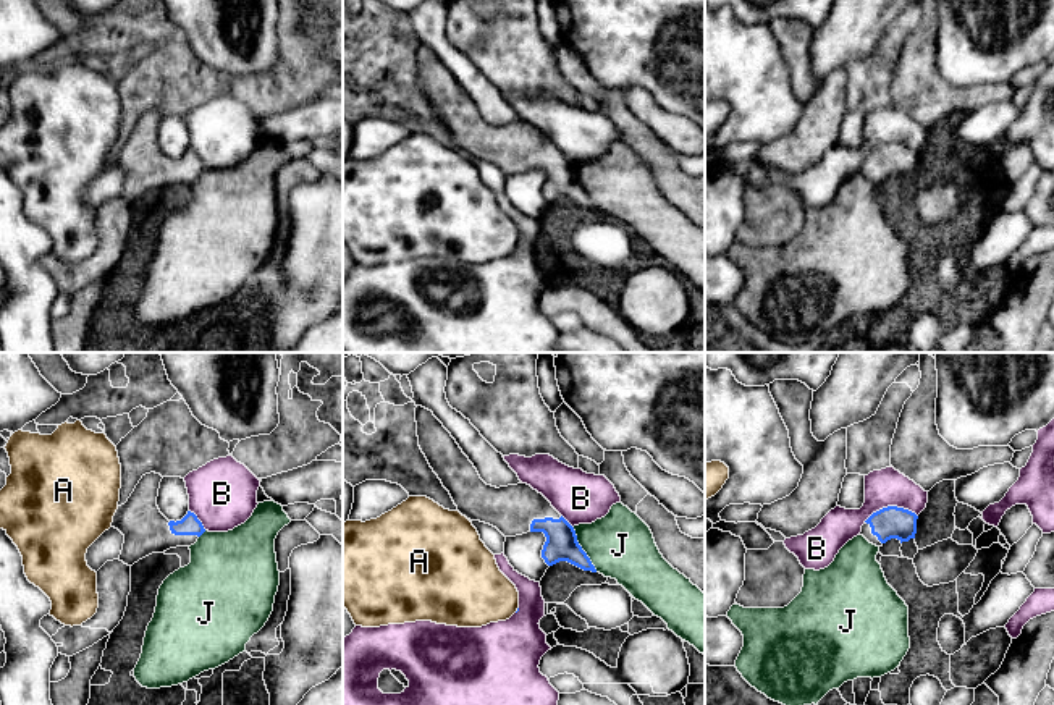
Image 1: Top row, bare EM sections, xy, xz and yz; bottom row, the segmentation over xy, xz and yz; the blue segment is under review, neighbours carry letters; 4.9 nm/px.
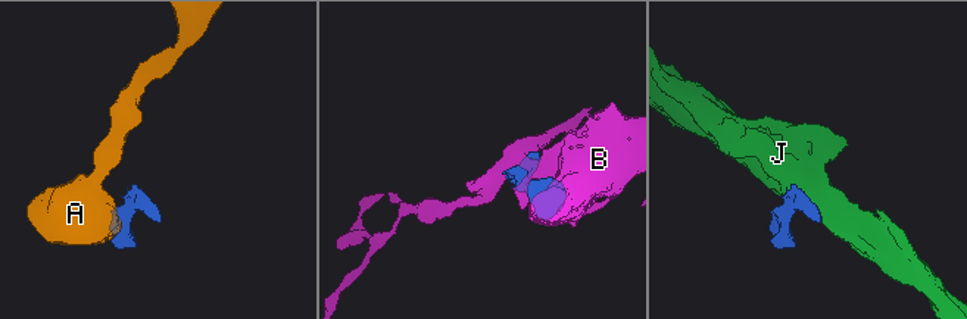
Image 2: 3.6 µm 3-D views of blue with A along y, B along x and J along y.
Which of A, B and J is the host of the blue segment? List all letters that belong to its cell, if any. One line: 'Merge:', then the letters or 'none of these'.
Merge: none of these

